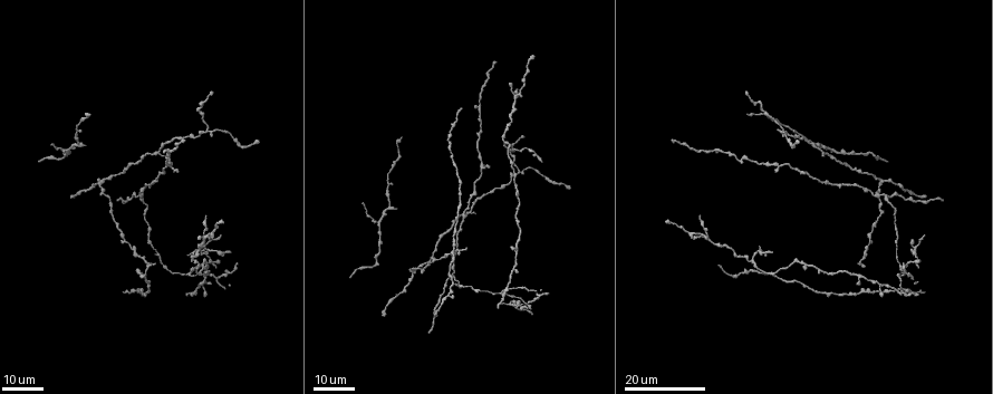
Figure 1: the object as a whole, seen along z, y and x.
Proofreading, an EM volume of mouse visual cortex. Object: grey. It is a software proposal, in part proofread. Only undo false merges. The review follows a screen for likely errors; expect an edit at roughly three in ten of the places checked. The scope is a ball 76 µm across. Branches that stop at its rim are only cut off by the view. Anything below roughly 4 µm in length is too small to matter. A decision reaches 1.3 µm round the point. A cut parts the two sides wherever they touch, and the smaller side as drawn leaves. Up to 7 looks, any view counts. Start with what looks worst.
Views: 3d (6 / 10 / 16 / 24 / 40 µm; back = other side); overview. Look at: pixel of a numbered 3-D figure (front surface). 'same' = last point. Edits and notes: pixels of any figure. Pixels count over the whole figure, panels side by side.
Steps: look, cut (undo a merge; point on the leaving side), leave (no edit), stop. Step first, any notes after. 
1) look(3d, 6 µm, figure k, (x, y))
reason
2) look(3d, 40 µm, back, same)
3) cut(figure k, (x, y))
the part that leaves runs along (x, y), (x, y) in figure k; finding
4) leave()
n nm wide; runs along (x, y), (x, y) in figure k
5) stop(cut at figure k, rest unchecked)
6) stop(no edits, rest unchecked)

look(3d, 16 µm, figure 1, (449, 297))
three arms meet

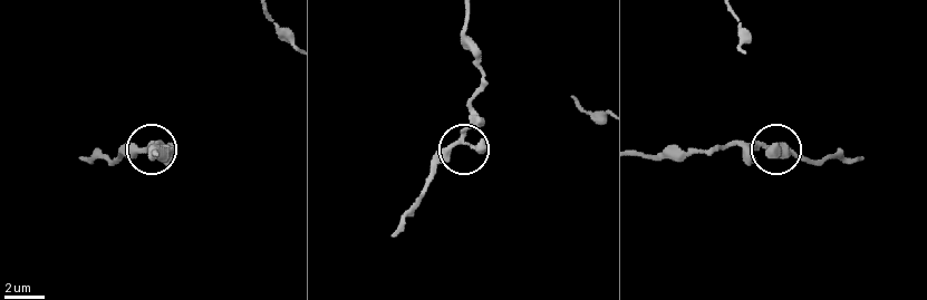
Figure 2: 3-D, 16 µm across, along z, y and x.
look(3d, 10 µm, figure 2, (762, 148))
zoom in

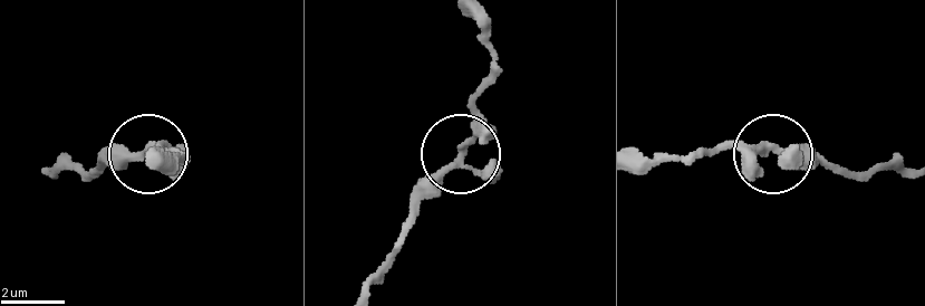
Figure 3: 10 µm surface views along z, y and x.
leave()
one neuron here

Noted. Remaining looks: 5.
look(3d, 24 µm, figure 1, (66, 148))
branch point

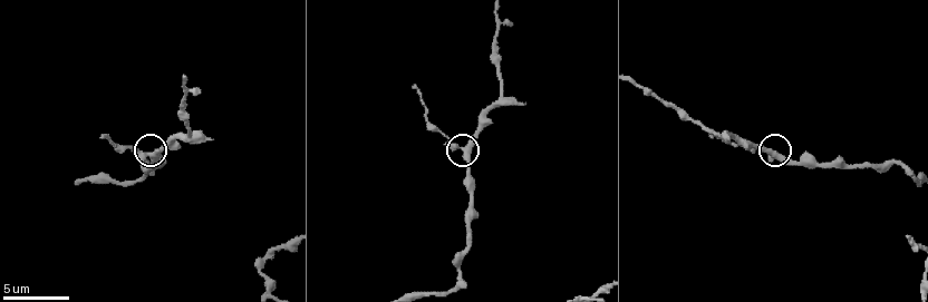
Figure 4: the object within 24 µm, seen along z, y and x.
look(3d, 6 µm, figure 4, (149, 155))

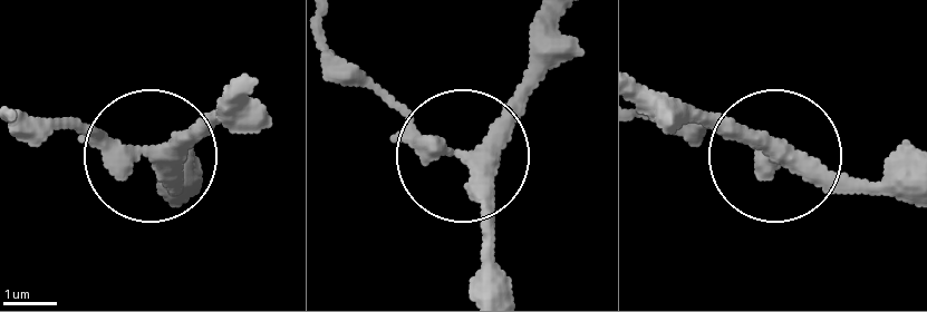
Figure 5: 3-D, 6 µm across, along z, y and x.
leave()
one neuron here

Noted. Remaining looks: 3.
look(3d, 16 µm, figure 1, (188, 272))
three arms meet

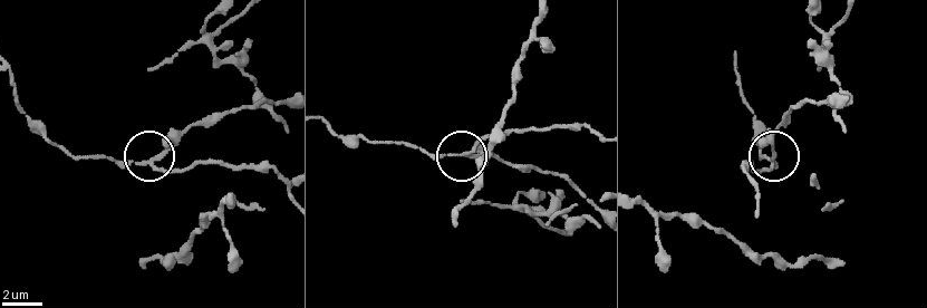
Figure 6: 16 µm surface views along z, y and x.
look(3d, 6 µm, figure 6, (471, 155))

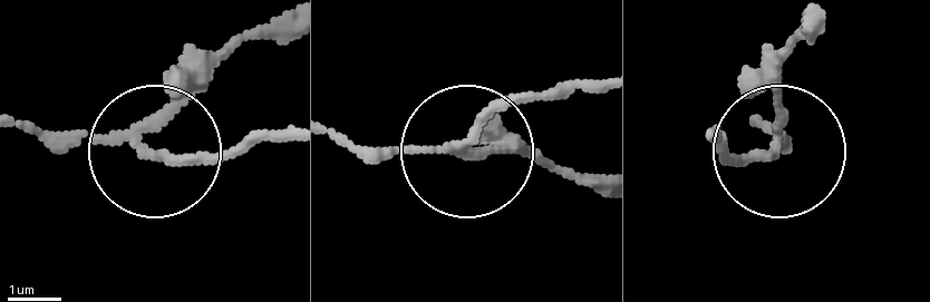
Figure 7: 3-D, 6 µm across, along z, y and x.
cut(figure 7, (172, 78))
170 nm wide; the part that leaves runs along (126, 128), (162, 124), (242, 48), (282, 35) in figure 7; two neurons meet here

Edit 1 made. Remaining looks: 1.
stop(cut at figure 7, rest unchecked)

